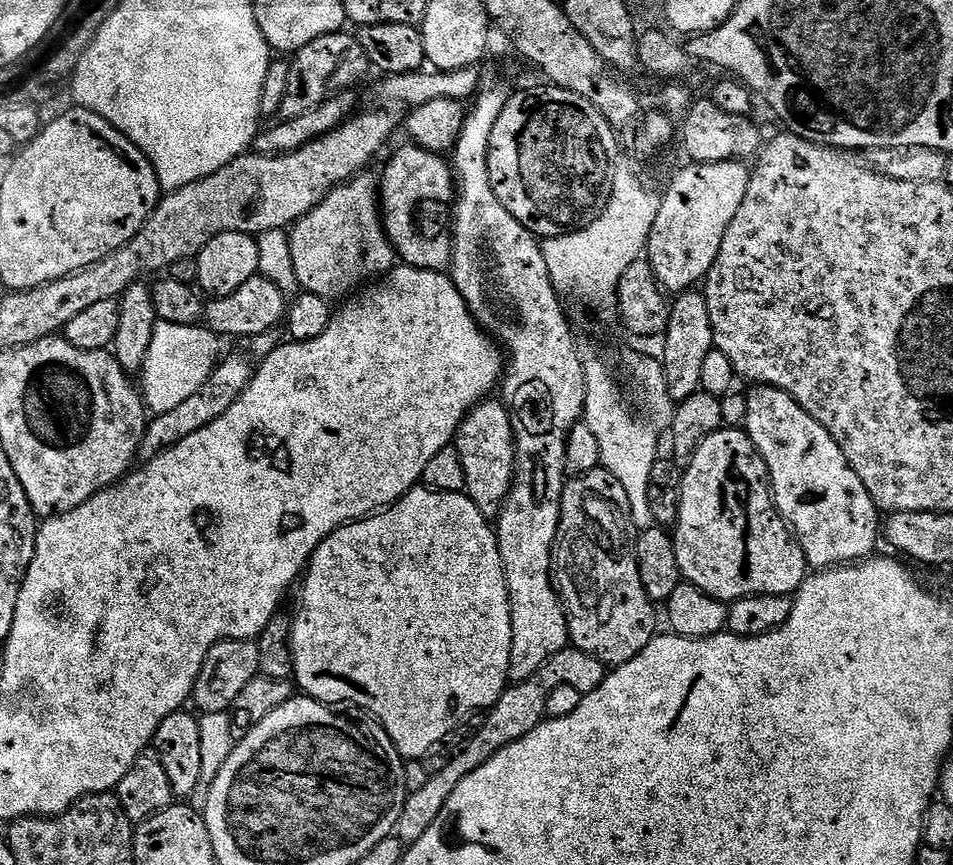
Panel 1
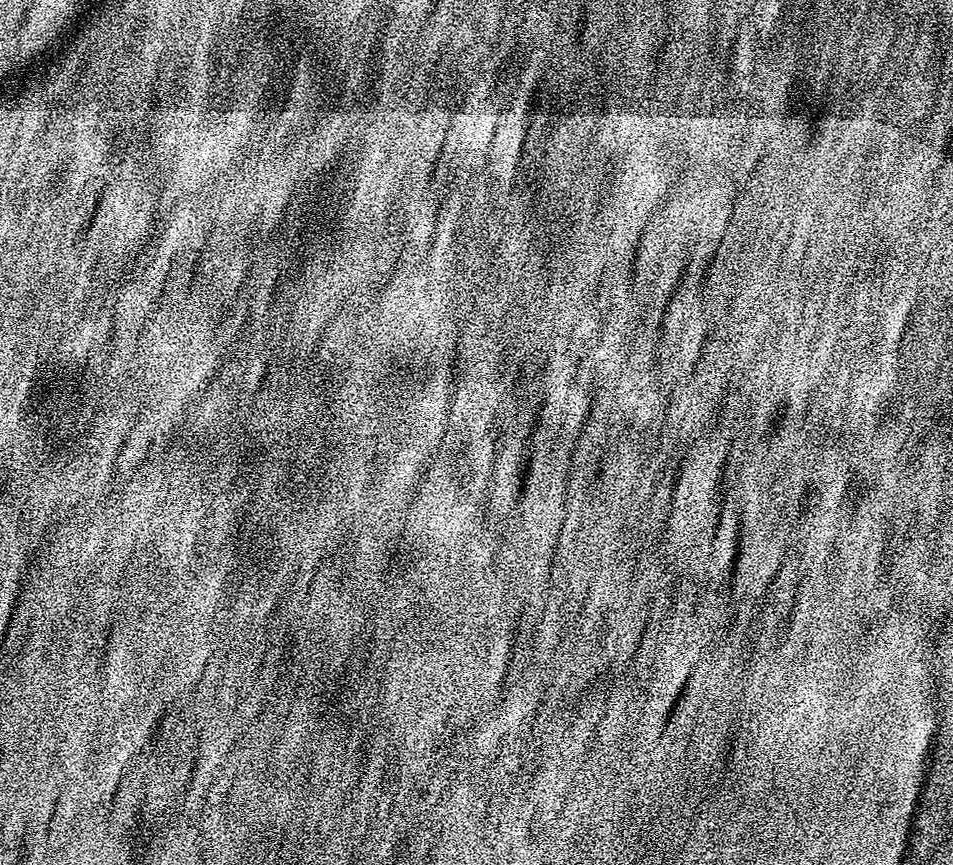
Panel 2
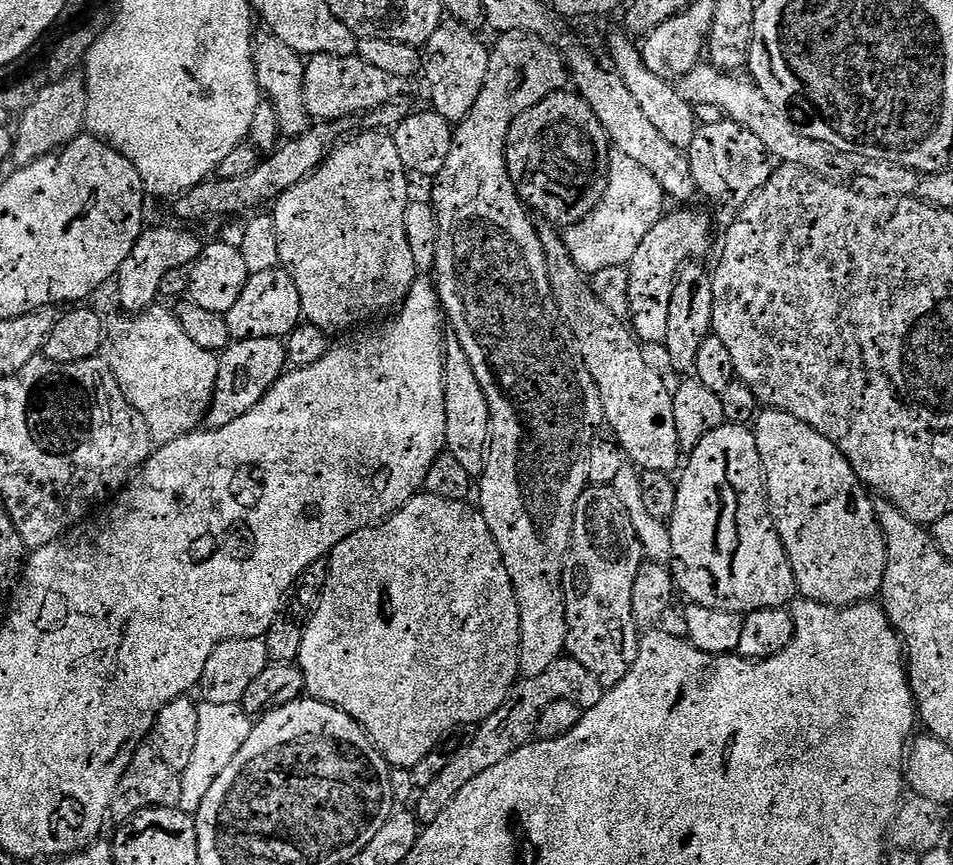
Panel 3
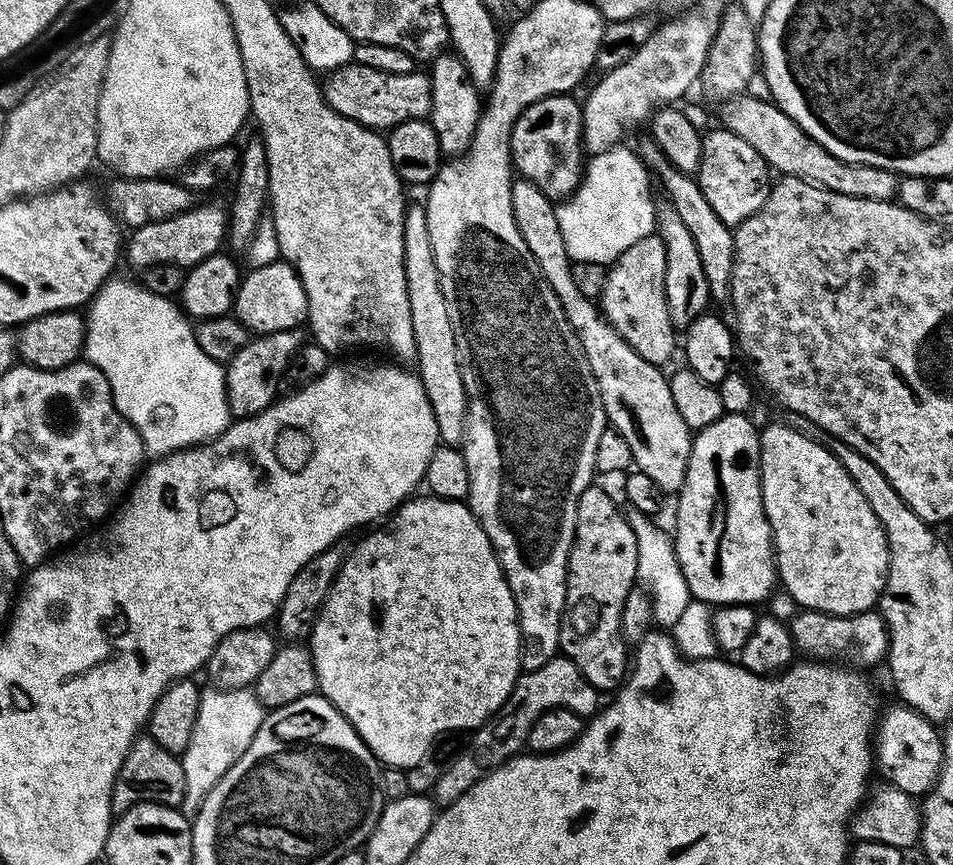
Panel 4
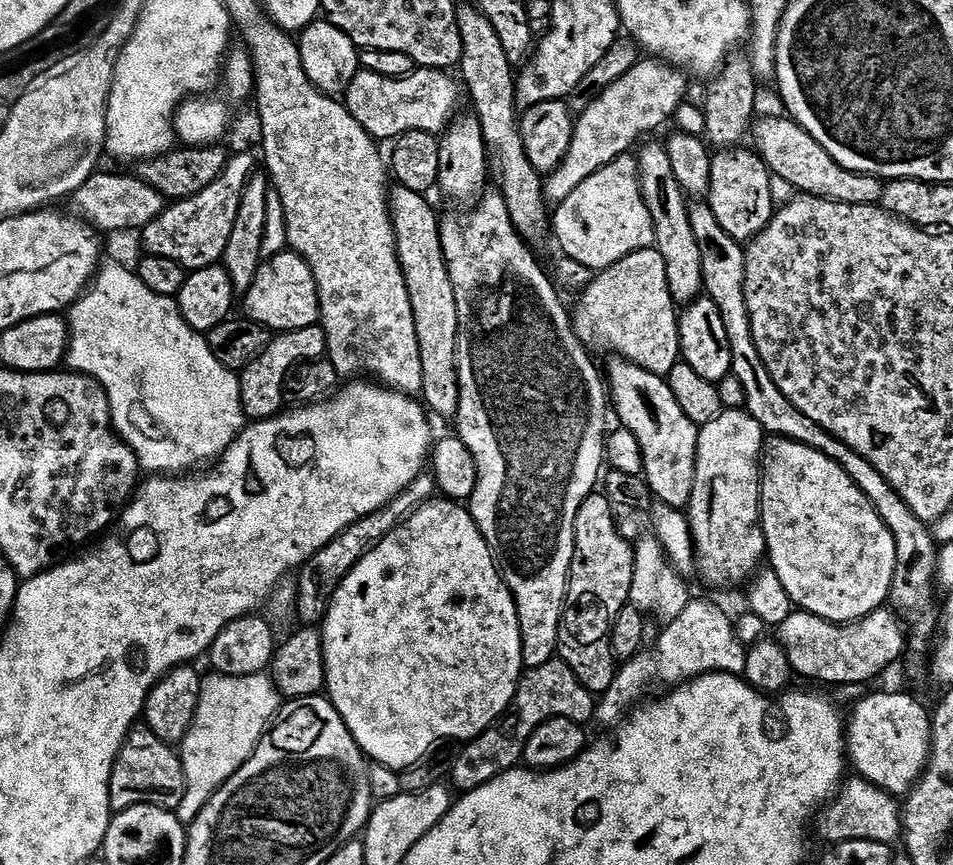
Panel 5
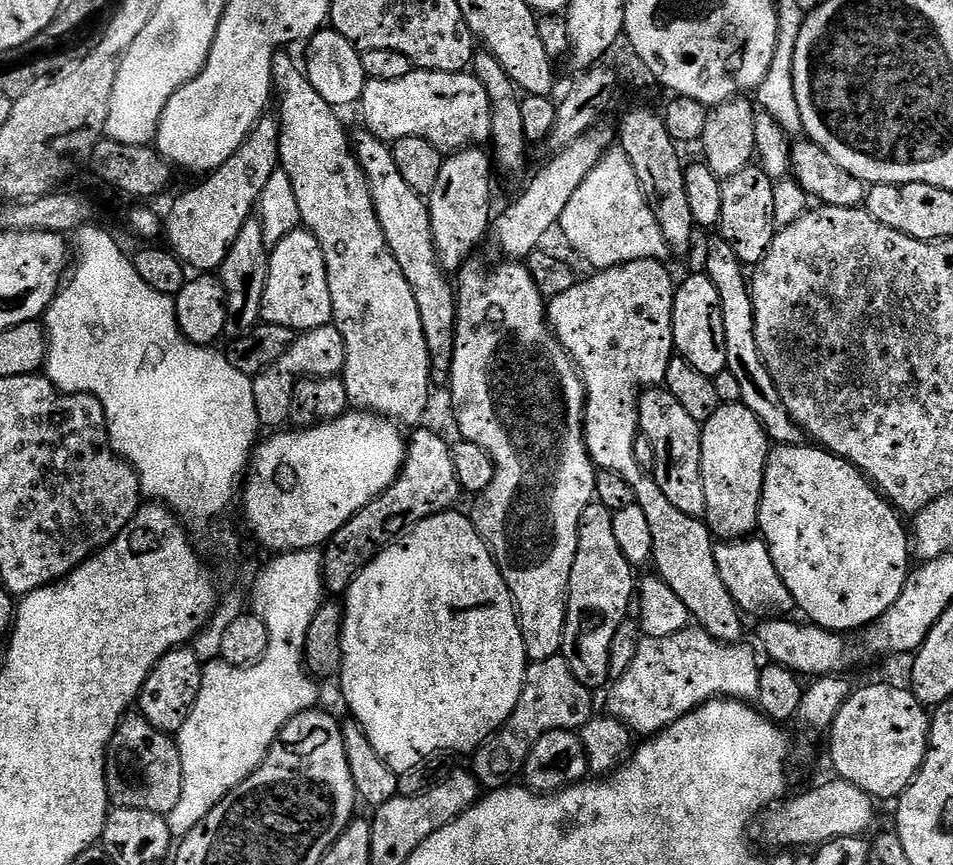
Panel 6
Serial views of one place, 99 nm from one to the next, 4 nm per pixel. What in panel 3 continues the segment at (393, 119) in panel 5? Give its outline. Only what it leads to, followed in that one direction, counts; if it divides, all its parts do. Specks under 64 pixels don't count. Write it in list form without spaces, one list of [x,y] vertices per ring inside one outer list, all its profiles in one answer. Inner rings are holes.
[[[321,54],[304,66],[304,106],[309,117],[320,122],[335,122],[356,118],[356,115],[374,112],[386,104],[393,103],[396,95],[406,88],[405,81],[394,78],[370,62],[361,60],[359,55],[329,56]]]

